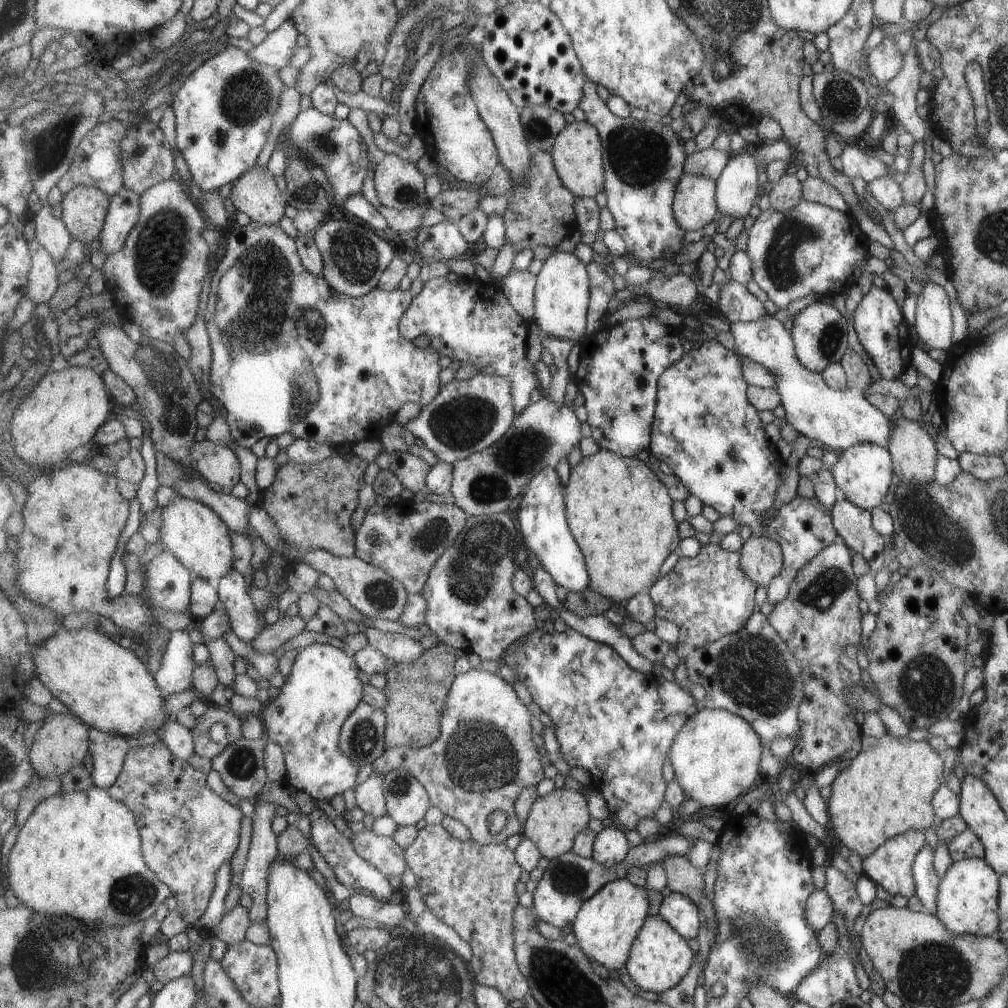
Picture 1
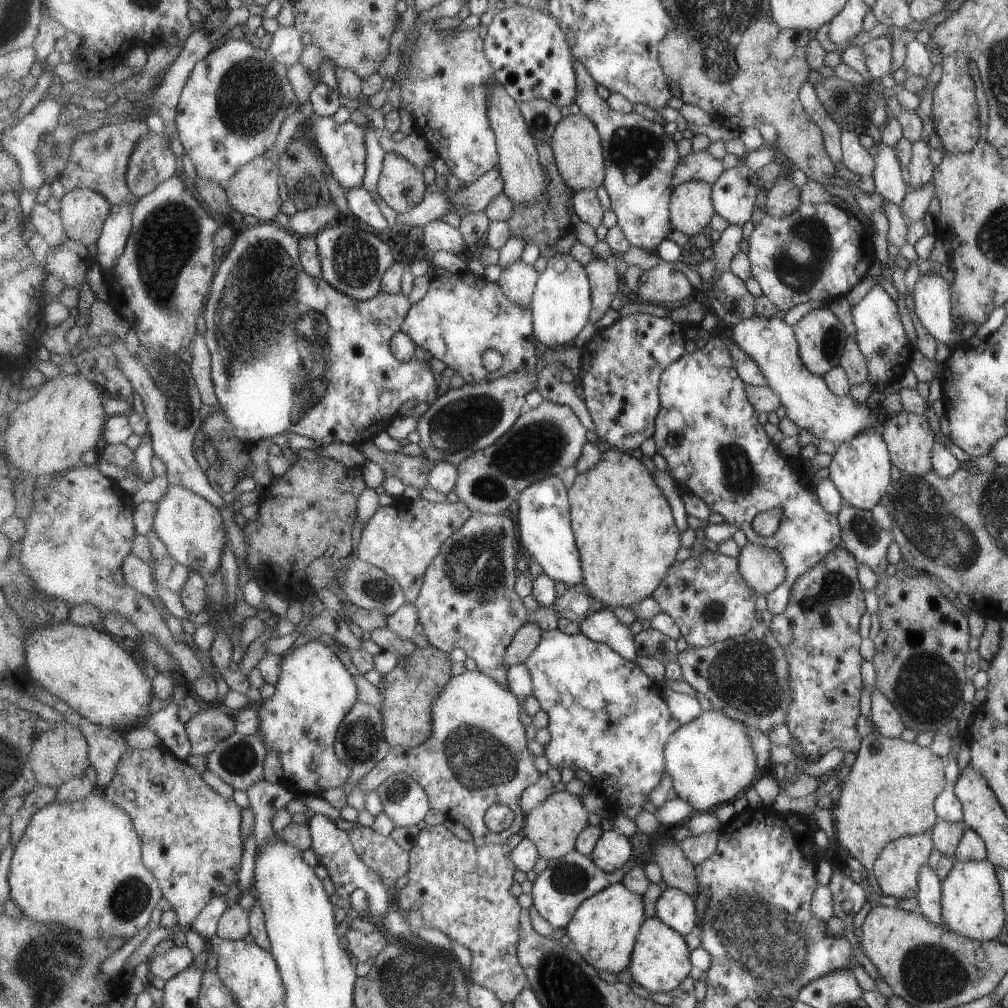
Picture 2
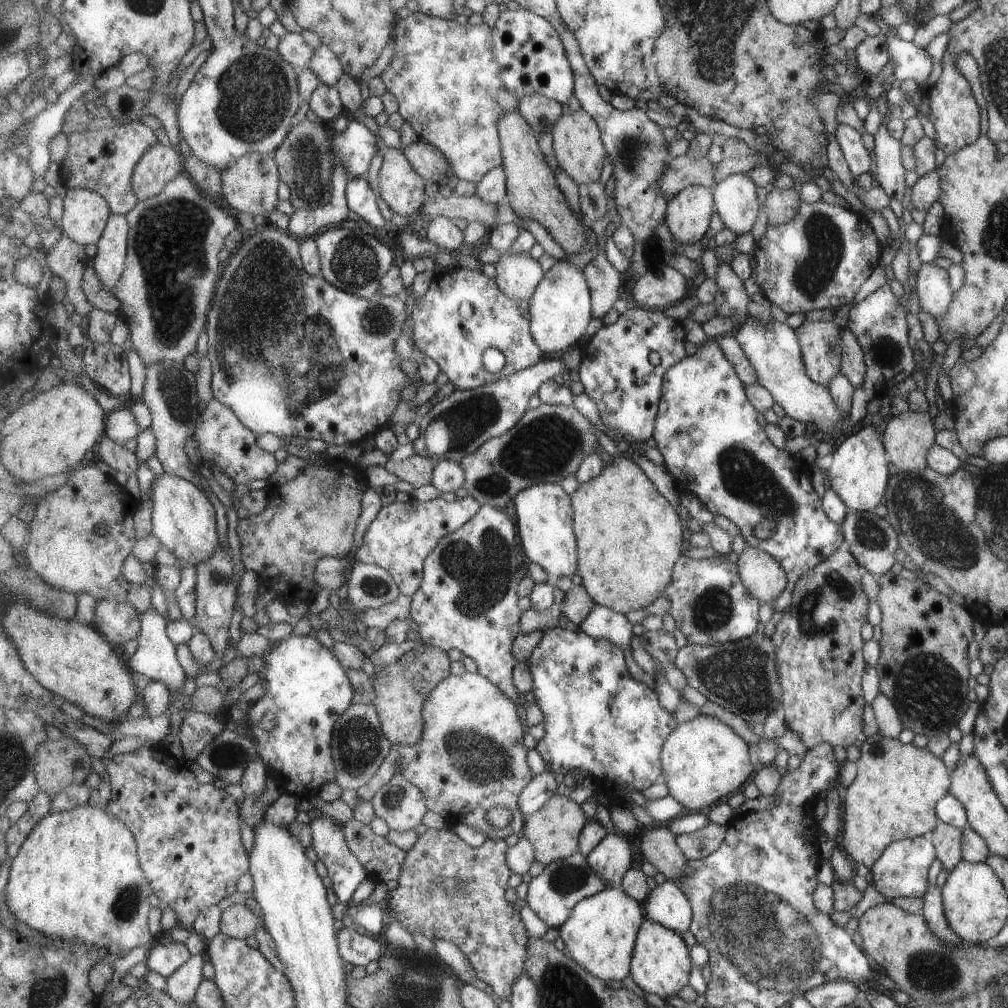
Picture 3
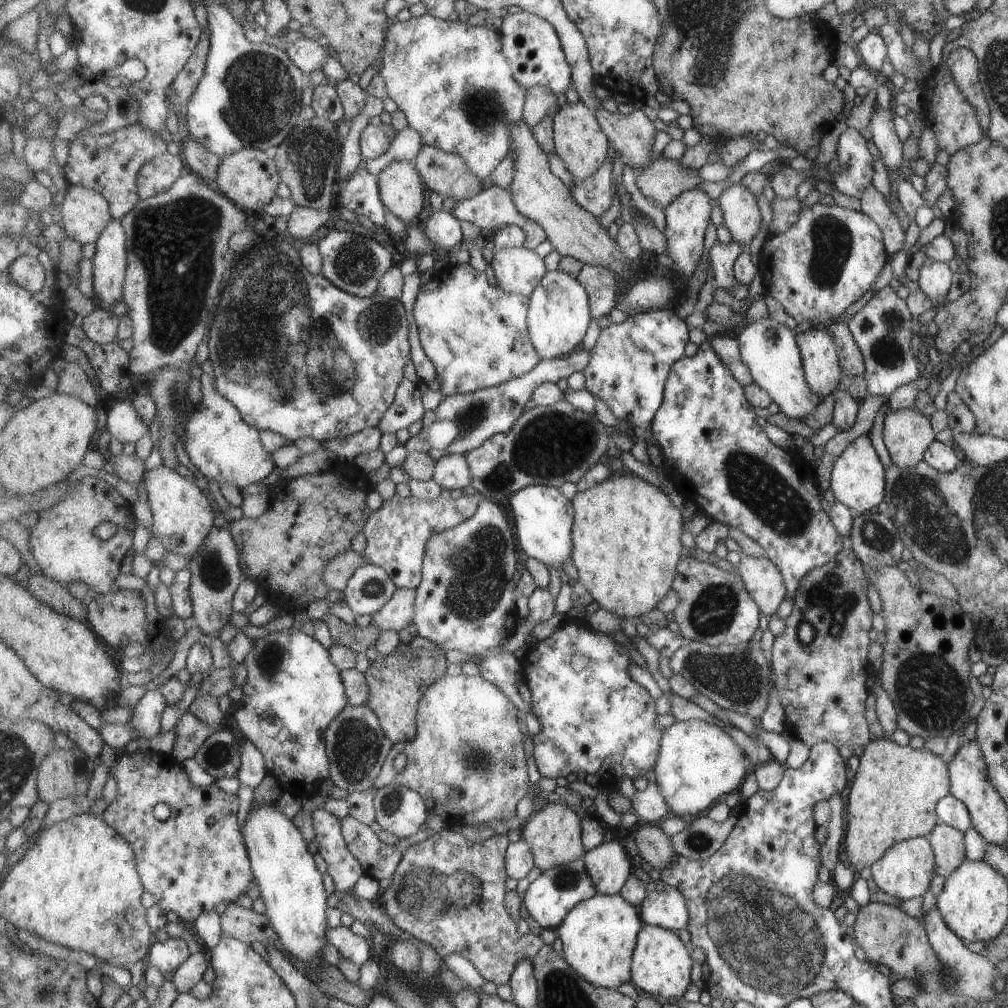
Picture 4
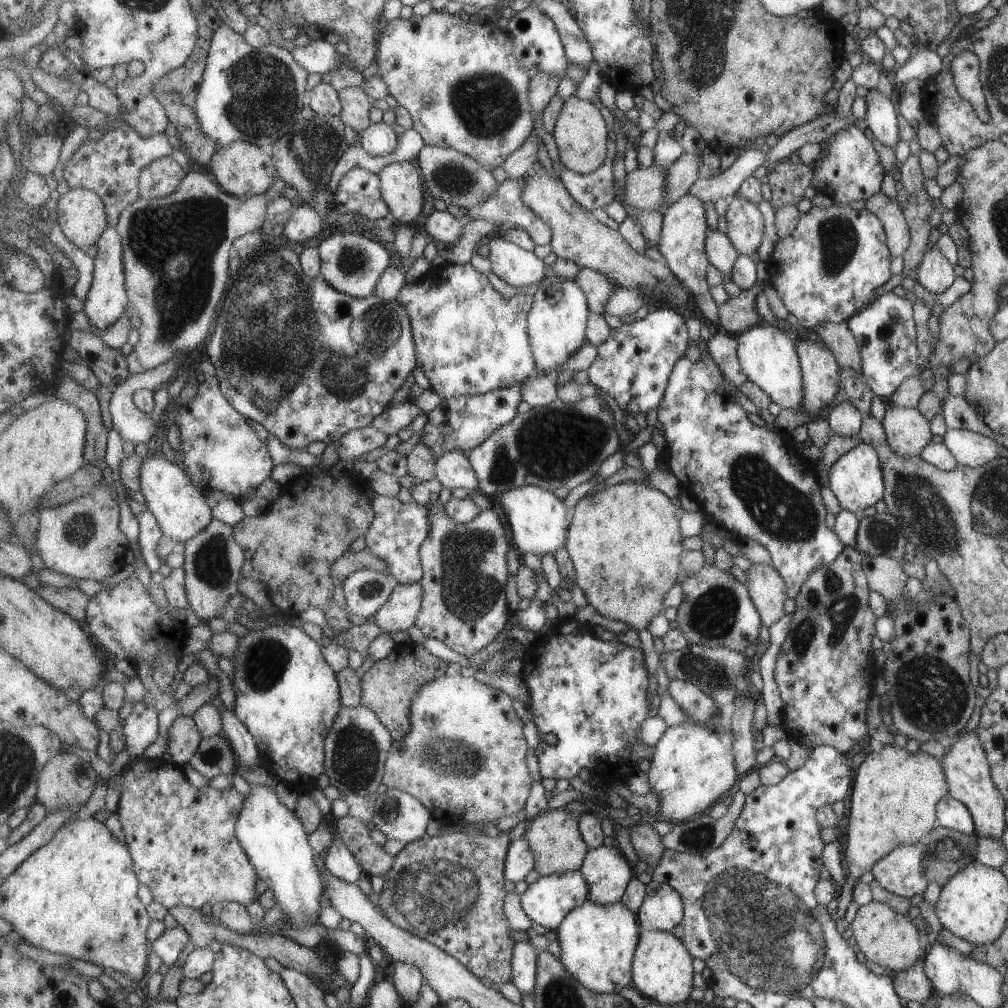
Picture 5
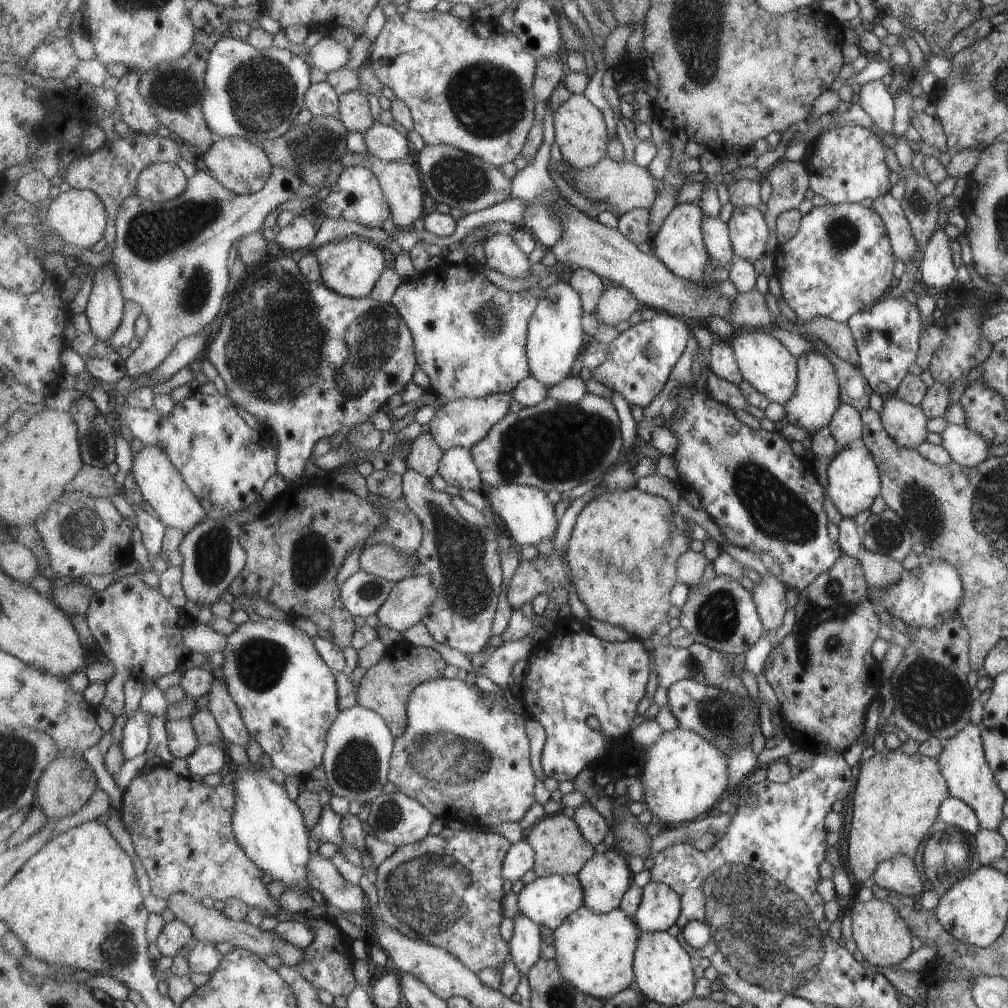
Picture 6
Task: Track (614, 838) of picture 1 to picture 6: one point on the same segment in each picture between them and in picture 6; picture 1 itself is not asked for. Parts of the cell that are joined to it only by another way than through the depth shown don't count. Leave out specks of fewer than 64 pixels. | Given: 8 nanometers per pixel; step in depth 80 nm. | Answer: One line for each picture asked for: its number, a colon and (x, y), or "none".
2: (613, 851)
3: (612, 859)
4: (609, 865)
5: (606, 869)
6: (606, 878)

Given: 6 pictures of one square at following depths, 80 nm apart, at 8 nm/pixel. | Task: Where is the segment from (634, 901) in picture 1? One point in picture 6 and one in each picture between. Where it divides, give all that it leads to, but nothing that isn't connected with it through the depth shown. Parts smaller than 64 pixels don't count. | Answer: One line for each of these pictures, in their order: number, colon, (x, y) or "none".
2: (605, 930)
3: (601, 934)
4: (600, 935)
5: (598, 944)
6: (596, 952)

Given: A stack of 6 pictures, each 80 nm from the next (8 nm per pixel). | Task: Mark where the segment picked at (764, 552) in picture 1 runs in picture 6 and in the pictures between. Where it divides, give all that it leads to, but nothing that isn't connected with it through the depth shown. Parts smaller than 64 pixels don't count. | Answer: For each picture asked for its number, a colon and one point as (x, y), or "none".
2: (763, 567)
3: (764, 576)
4: (766, 583)
5: (769, 591)
6: (771, 594)

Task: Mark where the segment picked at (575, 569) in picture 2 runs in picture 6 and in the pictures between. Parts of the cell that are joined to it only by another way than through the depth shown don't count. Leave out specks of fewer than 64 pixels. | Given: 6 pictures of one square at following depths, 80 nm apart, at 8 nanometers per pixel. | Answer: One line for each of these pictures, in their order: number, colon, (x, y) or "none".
3: (544, 512)
4: (544, 517)
5: (540, 522)
6: (528, 514)

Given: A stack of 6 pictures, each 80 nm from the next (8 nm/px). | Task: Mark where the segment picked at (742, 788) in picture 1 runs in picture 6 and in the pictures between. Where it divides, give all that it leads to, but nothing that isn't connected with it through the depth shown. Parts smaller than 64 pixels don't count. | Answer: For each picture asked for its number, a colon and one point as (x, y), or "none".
2: (710, 760)
3: (704, 761)
4: (699, 763)
5: (693, 767)
6: (684, 775)

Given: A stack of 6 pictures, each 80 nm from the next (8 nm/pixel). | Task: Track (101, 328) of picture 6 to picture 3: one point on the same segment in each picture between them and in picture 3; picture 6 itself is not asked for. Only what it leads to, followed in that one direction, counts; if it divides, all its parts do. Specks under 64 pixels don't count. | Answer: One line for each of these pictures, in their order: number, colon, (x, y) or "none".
3: (110, 259)
4: (111, 260)
5: (108, 298)

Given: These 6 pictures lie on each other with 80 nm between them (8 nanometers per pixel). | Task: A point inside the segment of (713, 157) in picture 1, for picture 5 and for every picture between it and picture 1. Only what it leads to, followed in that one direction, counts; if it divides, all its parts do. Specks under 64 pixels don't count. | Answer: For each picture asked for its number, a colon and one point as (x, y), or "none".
2: (702, 165)
3: (685, 171)
4: (663, 183)
5: (644, 187)

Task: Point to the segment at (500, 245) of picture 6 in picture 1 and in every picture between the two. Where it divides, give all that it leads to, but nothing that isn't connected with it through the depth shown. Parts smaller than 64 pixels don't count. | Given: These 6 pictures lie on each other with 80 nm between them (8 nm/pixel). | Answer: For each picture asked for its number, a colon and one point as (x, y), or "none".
1: (519, 285)
2: (519, 281)
3: (519, 275)
4: (518, 270)
5: (516, 266)

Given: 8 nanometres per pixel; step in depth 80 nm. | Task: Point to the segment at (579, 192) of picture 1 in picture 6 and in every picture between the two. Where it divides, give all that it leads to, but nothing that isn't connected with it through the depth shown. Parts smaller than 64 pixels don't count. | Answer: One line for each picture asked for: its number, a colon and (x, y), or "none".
2: (579, 151)
3: (578, 143)
4: (581, 144)
5: (581, 133)
6: (581, 131)

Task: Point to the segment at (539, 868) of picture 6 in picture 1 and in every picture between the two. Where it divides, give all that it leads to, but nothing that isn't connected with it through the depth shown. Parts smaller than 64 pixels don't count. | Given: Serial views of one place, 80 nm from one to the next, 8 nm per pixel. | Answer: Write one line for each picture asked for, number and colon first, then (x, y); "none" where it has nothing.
1: (556, 819)
2: (554, 826)
3: (555, 829)
4: (554, 833)
5: (555, 836)

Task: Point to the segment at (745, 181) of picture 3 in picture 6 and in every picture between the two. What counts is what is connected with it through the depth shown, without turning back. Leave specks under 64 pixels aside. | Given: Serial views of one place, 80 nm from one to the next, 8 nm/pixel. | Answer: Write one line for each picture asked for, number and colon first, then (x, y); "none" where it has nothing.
4: (742, 217)
5: (745, 225)
6: (749, 230)

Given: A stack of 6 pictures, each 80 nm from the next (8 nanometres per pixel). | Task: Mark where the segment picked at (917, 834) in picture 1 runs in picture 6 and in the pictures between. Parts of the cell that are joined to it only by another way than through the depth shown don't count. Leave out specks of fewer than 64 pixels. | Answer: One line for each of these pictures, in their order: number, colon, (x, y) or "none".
2: (896, 869)
3: (901, 871)
4: (904, 871)
5: (901, 872)
6: (898, 873)

